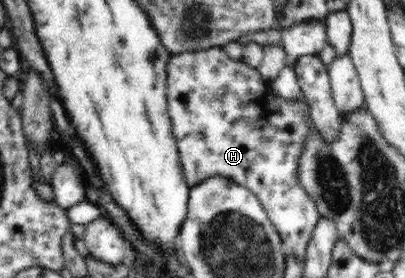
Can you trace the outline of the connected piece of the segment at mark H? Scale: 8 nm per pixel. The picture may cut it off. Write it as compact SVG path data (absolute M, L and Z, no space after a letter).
M212 46L204 50L188 51L177 55L172 54L170 60L168 60L168 66L166 66L166 75L168 75L168 78L166 78L166 85L168 85L168 92L166 92L168 113L173 127L173 134L176 137L179 158L181 159L184 175L186 176L186 183L192 188L217 174L250 190L262 203L268 218L272 221L278 233L280 233L286 256L296 257L304 262L308 242L310 242L312 232L314 232L314 228L316 228L316 224L318 224L318 220L321 217L316 203L314 203L314 200L310 198L307 191L299 184L298 165L312 126L308 103L304 99L284 99L276 95L268 82L260 78L260 73L257 69L242 63L238 59L230 58L222 46Z

